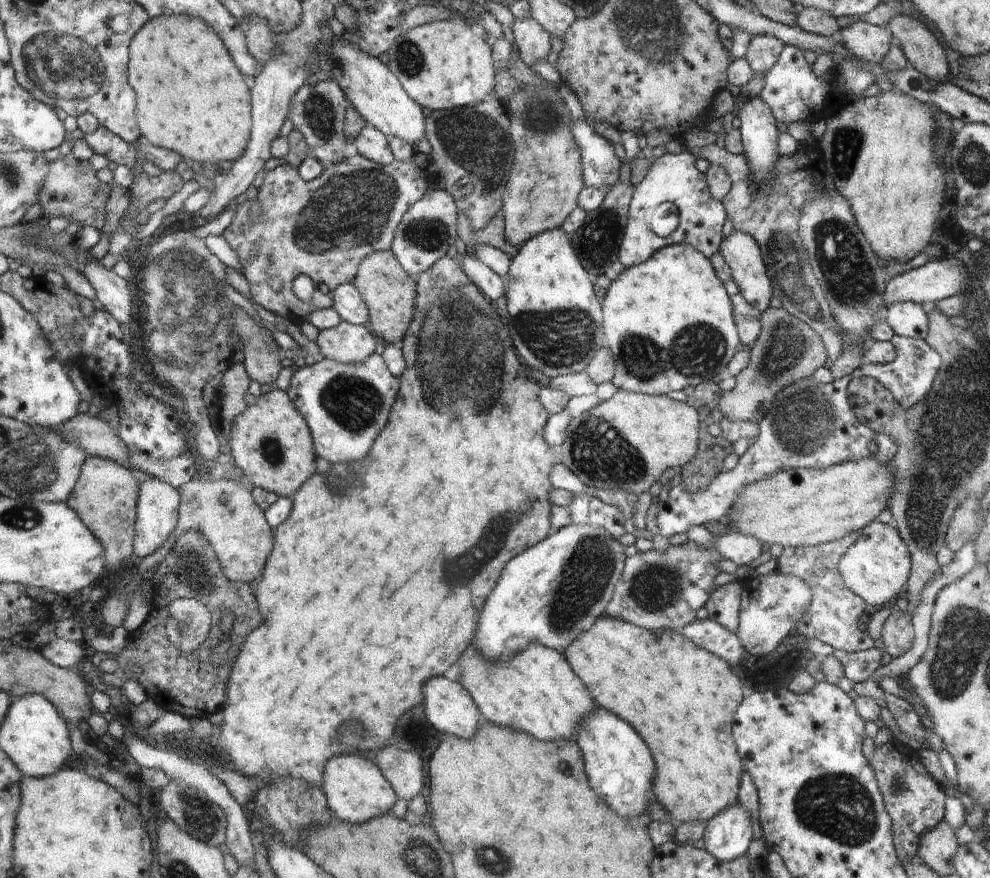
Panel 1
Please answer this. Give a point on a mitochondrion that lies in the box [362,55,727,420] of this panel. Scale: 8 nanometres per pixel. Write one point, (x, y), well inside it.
(477, 144)

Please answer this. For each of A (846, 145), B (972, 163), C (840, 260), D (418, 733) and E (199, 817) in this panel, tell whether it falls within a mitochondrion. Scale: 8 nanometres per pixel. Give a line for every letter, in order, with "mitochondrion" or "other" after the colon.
A: mitochondrion
B: mitochondrion
C: mitochondrion
D: mitochondrion
E: mitochondrion

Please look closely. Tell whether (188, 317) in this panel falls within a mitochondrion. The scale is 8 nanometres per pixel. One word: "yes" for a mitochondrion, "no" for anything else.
yes

